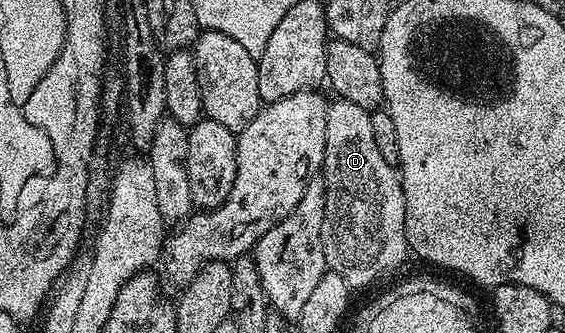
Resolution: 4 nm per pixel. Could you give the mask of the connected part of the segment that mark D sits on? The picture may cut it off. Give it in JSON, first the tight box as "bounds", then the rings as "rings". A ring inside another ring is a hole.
{"bounds":[320,98,410,290],"rings":[[[338,98],[326,109],[326,141],[320,179],[326,187],[320,239],[327,269],[340,274],[340,278],[348,282],[351,290],[358,290],[368,287],[377,276],[400,267],[410,252],[410,243],[406,241],[406,207],[402,177],[396,171],[395,165],[384,162],[384,154],[380,154],[380,146],[376,146],[376,137],[372,135],[370,112],[356,106],[356,102]]]}

